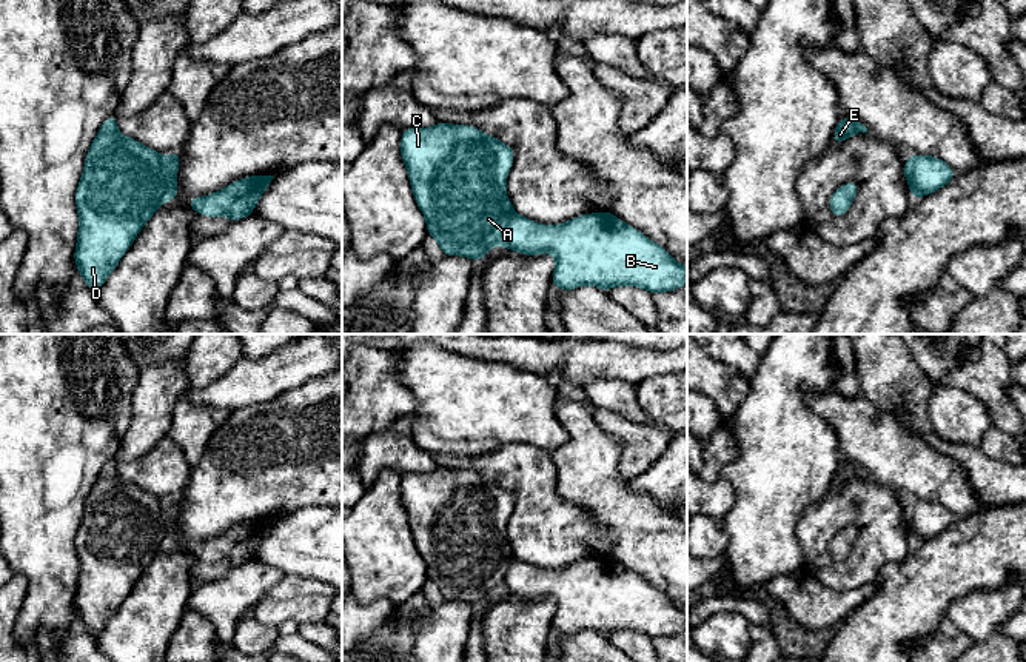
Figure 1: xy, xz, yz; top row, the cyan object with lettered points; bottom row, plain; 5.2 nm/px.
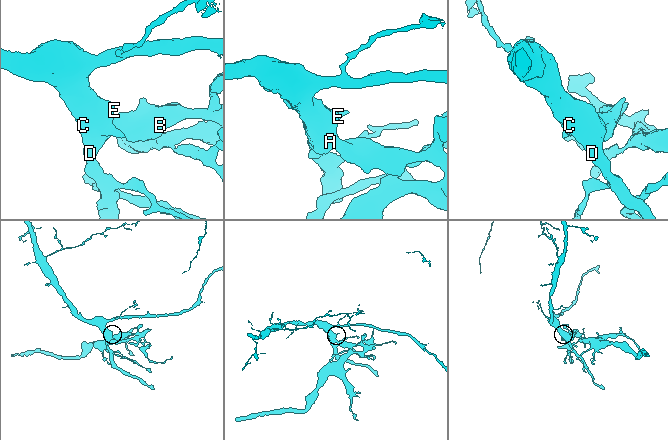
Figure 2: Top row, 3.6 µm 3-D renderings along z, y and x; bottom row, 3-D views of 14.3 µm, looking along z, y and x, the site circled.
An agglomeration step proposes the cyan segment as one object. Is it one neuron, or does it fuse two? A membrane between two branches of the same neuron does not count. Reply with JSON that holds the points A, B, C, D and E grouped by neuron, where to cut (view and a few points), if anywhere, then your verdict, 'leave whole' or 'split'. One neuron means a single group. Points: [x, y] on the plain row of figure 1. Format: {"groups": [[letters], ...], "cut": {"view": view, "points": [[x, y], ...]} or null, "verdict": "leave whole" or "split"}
{"groups": [["A", "C", "D", "E"], ["B"]], "cut": {"view": "xy", "points": [[164, 502], [164, 522], [170, 544]]}, "verdict": "split"}

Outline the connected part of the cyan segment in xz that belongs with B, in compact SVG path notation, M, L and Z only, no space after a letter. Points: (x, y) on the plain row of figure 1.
M610 556L582 559L561 570L541 570L515 557L505 571L502 591L525 600L550 597L556 605L552 630L562 636L582 630L593 630L604 636L630 630L655 639L673 636L687 628L687 611L679 610L666 593Z

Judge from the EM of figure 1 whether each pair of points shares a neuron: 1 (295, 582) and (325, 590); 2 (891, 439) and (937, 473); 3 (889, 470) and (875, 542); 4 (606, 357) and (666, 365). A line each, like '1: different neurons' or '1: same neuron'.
1: same neuron
2: same neuron
3: different neurons
4: same neuron

